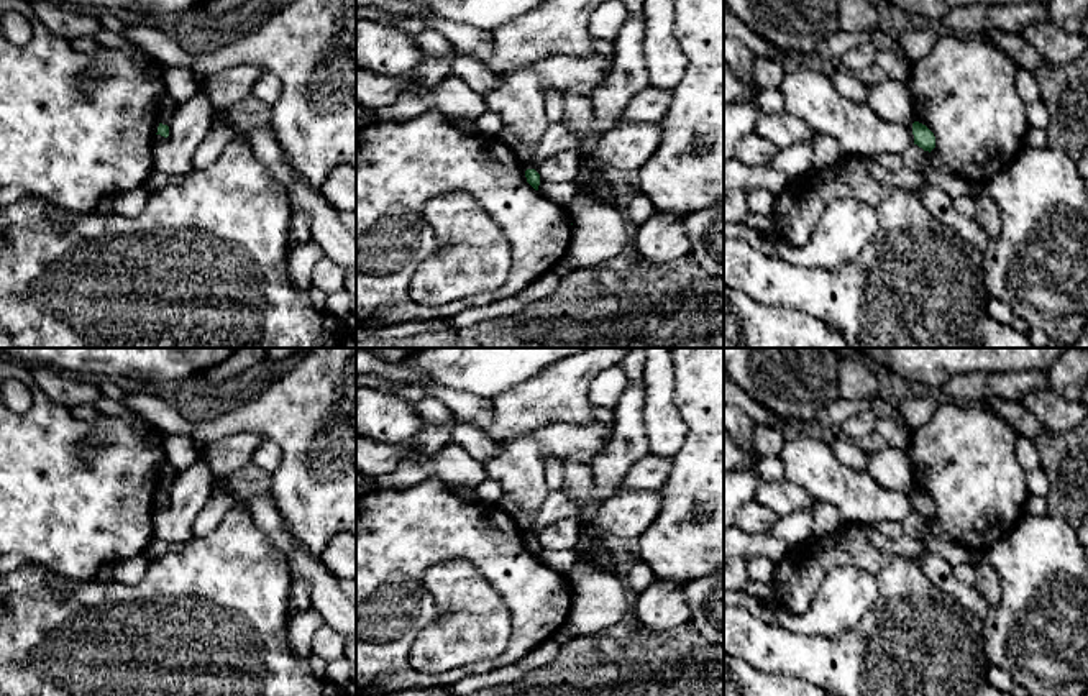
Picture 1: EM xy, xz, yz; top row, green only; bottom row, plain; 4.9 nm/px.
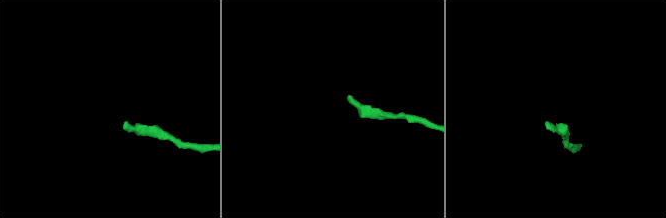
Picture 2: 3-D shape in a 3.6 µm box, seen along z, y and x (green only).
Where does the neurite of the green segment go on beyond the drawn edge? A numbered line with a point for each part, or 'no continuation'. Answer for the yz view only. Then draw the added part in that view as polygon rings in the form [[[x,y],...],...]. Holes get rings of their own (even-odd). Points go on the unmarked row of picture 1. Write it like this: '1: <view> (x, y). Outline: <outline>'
no continuation

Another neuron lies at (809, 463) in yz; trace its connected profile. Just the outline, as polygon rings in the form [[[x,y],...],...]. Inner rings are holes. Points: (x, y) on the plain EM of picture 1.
[[[798,435],[788,438],[779,450],[784,479],[802,488],[814,501],[834,504],[845,522],[876,527],[880,522],[903,522],[914,512],[912,496],[901,491],[885,489],[870,473],[843,465],[834,453],[832,445],[822,438]]]

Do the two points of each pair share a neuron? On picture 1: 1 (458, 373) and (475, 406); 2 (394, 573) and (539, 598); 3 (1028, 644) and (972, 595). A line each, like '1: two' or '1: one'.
1: two
2: one
3: two

